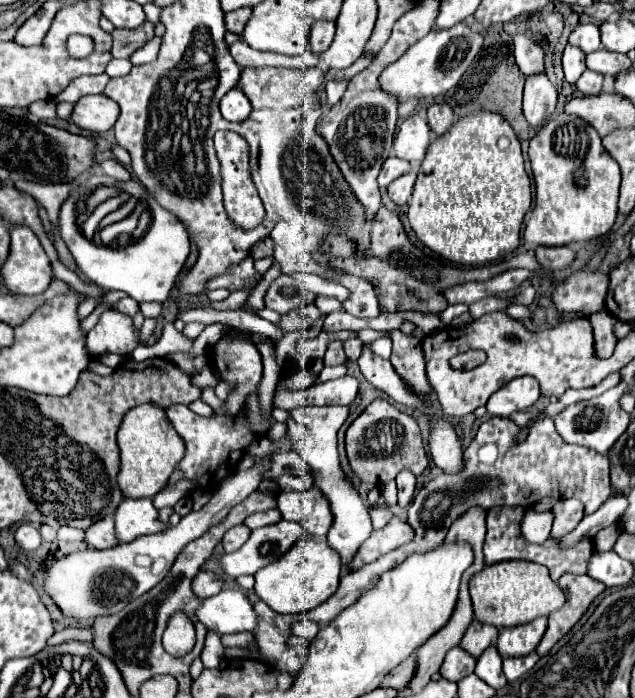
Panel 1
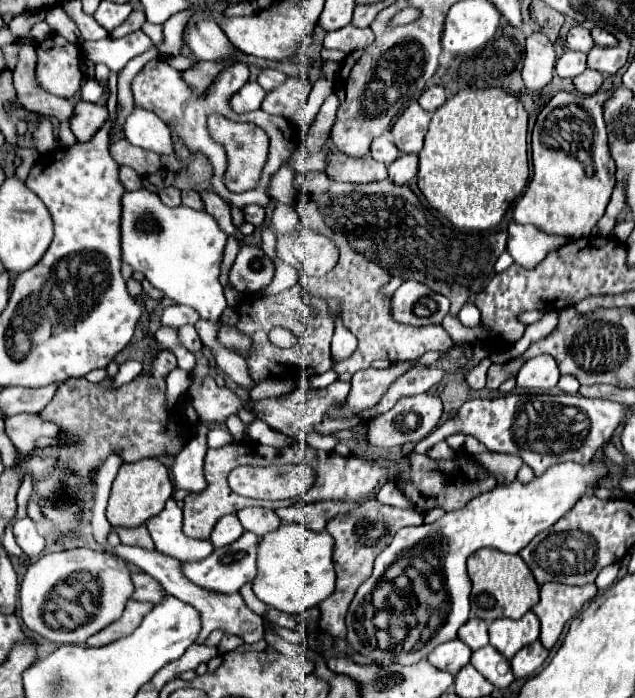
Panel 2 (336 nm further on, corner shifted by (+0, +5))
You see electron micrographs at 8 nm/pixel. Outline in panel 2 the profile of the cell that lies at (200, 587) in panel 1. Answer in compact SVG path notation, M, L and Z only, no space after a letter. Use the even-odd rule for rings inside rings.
M132 567L130 575L132 575L132 583L134 583L132 599L136 599L136 601L150 601L154 605L164 599L162 585L156 579L152 579L148 573L140 571L138 567Z

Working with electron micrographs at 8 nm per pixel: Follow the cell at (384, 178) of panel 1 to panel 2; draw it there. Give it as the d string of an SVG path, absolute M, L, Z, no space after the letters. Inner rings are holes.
M388 133L376 137L372 141L372 147L370 147L370 155L376 159L376 161L382 161L386 165L390 165L396 157L398 157L398 149L396 145L392 143L392 139L388 137Z

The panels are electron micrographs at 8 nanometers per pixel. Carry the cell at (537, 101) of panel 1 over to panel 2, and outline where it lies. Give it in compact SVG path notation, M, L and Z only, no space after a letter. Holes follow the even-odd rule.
M530 33L526 37L526 59L522 79L528 89L538 91L552 81L556 51L552 41L544 33Z

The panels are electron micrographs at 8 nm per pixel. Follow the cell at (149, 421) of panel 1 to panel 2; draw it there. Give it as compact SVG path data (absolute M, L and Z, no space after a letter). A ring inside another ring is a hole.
M142 459L138 463L124 463L112 483L106 517L112 527L140 527L150 517L164 509L168 497L172 497L172 483L168 469L158 459Z

